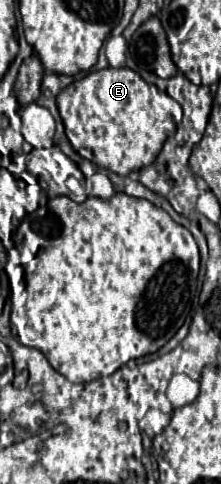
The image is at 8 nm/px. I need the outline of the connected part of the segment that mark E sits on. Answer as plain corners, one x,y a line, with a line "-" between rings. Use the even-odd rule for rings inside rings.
104,68
90,72
64,88
58,98
58,110
72,148
92,164
128,176
150,166
164,142
174,136
183,110
166,92
144,82
130,68

